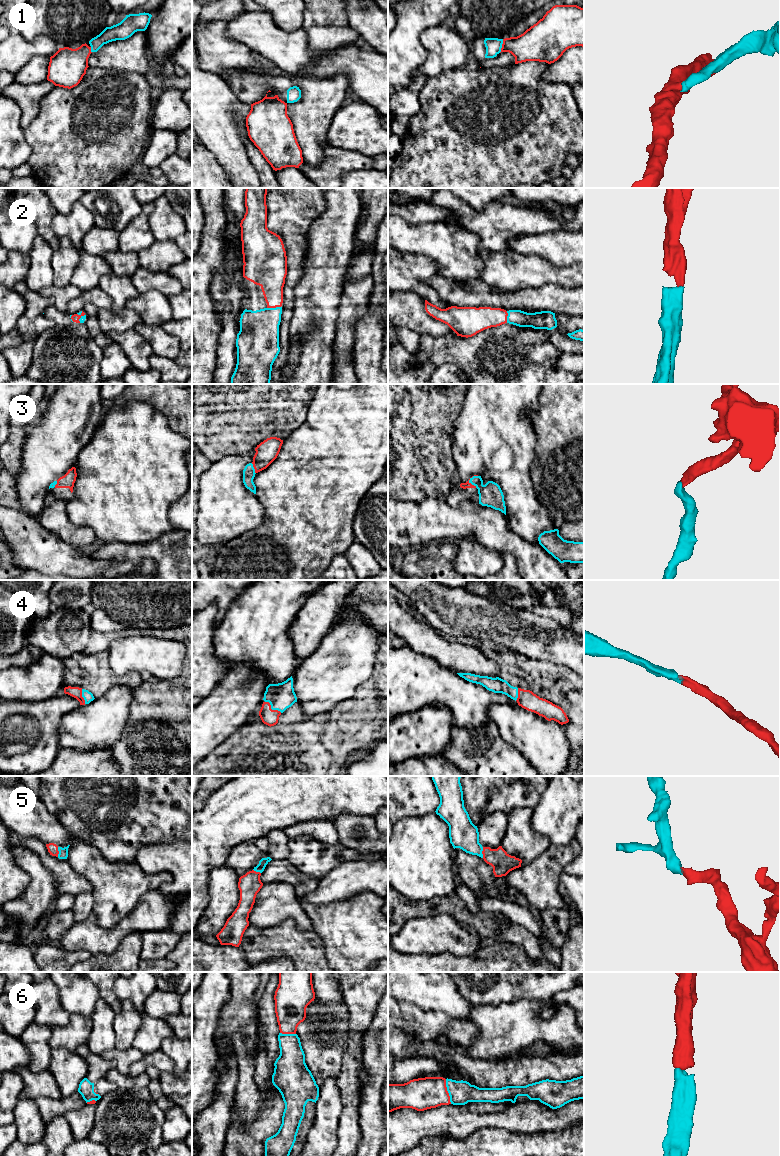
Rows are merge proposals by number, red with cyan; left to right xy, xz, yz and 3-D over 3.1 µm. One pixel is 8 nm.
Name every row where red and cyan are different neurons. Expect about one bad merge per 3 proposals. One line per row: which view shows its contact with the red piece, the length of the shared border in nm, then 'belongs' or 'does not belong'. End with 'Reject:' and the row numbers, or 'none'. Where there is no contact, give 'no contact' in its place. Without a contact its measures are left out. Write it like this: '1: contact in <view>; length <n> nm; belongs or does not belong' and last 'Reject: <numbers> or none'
1: contact in yz; length 120 nm; does not belong
2: contact in xz; length 110 nm; belongs
3: contact in yz; length 110 nm; belongs
4: contact in xz; length 160 nm; belongs
5: contact in yz; length 90 nm; belongs
6: contact in yz; length 200 nm; belongs
Reject: 1

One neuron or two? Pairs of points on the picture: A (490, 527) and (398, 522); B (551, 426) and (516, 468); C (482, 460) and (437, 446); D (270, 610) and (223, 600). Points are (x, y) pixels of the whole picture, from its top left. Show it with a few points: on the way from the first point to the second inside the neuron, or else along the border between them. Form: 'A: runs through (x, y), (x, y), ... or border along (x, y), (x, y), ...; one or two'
A: runs through (467, 522), (421, 522); one
B: border along (533, 421), (536, 445), (535, 457), (530, 467); two
C: border along (454, 428), (452, 456), (457, 469); two
D: border along (244, 590), (233, 601), (220, 622); two

